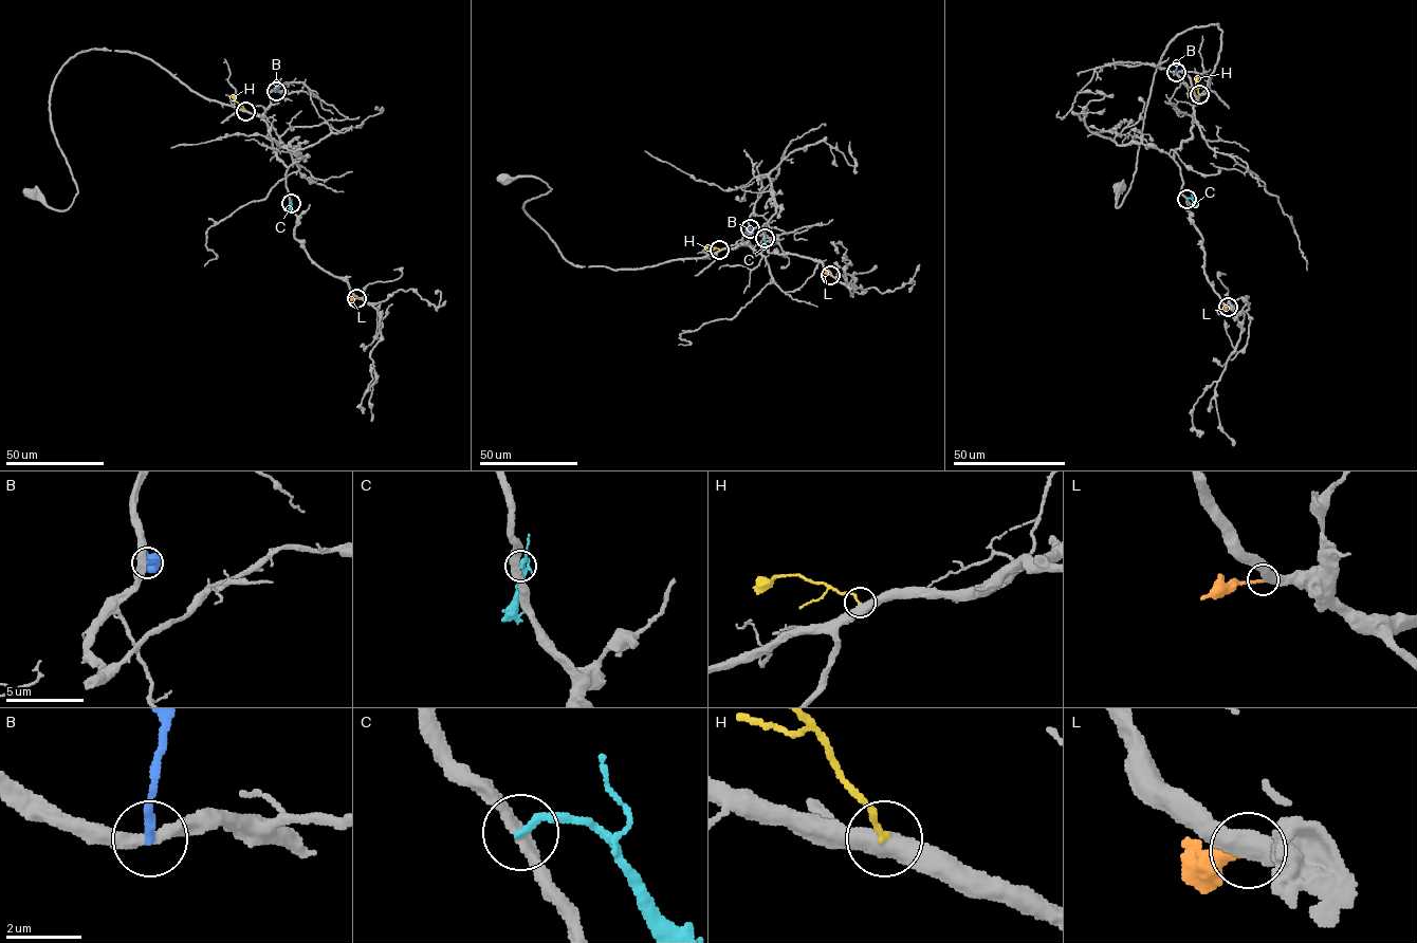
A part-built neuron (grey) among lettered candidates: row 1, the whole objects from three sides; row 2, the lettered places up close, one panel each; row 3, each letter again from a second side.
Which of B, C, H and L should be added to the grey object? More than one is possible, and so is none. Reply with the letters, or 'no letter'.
no letter

